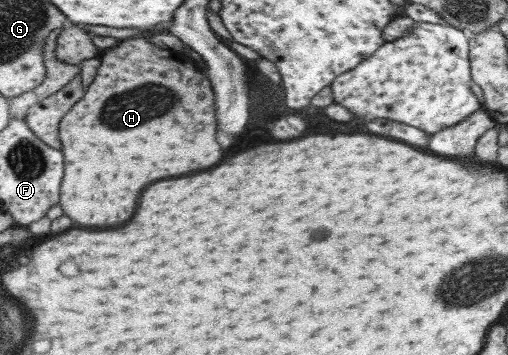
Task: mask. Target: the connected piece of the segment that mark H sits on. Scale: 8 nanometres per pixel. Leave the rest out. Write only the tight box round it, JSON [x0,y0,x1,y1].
[58,38,223,228]

